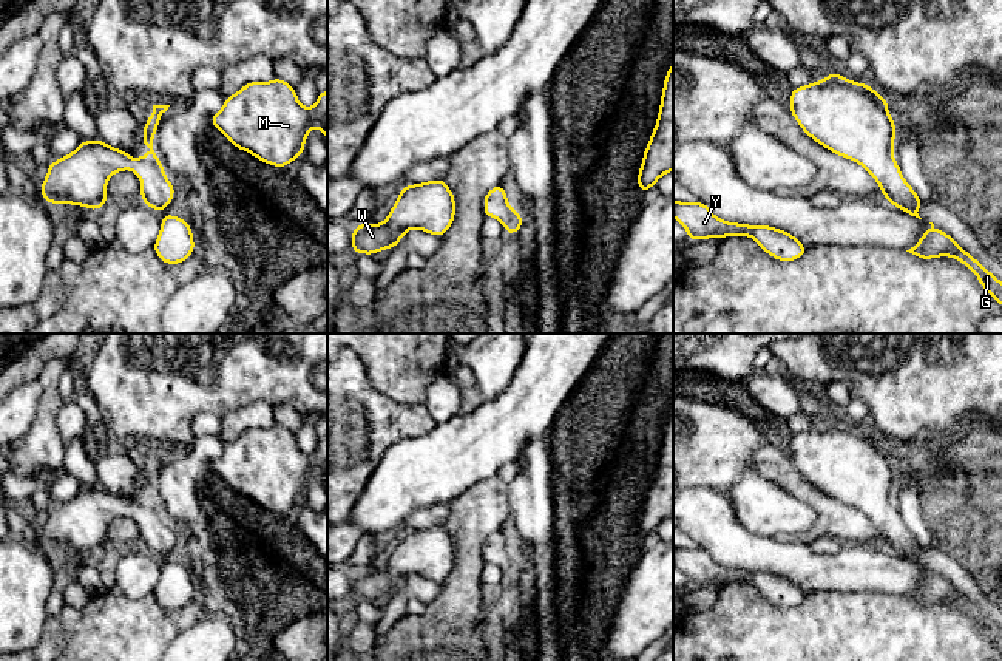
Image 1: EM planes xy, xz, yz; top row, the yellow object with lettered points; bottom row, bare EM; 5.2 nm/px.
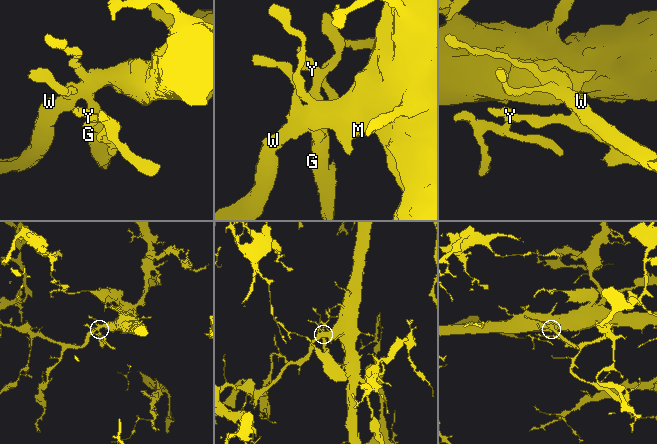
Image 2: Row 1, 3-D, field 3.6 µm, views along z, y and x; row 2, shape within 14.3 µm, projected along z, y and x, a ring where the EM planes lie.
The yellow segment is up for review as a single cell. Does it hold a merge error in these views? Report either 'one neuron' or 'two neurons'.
one neuron

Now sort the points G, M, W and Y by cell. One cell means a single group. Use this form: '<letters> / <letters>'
G M W Y

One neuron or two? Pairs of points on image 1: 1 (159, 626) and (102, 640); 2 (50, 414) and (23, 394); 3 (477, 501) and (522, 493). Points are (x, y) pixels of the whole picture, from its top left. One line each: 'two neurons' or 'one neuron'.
1: one neuron
2: two neurons
3: two neurons

